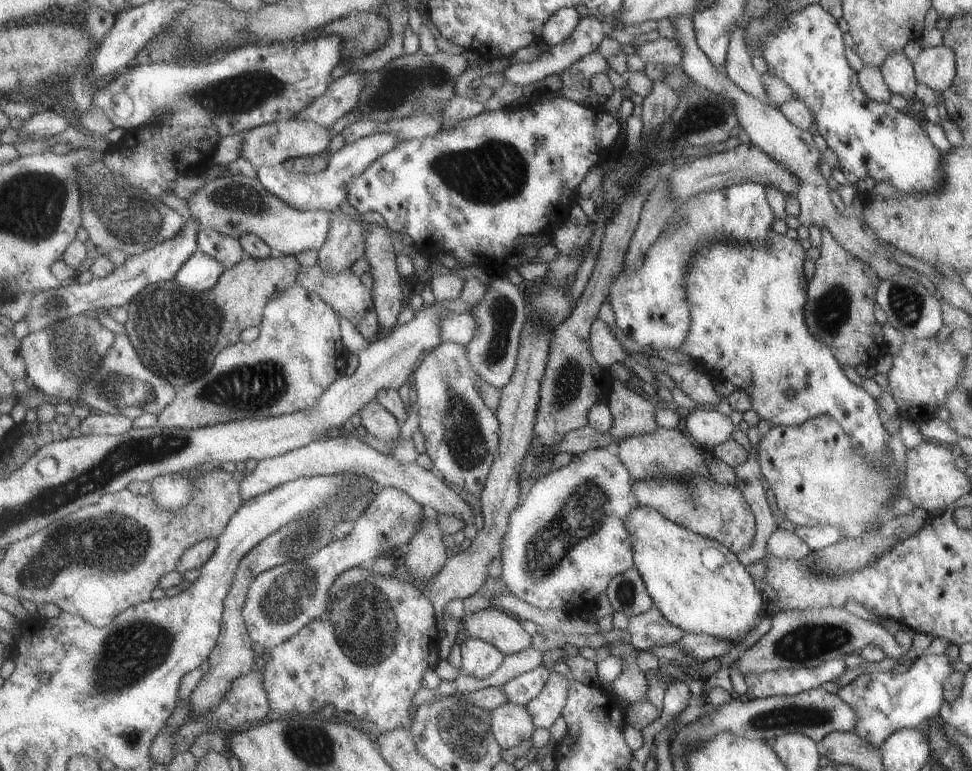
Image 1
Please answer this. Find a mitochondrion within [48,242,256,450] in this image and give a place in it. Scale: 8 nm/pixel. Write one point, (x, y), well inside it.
(177, 331)

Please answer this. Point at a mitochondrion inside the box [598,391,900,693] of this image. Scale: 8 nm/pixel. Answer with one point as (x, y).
(809, 641)

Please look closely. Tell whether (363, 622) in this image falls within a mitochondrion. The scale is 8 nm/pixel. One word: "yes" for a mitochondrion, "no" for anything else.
yes

